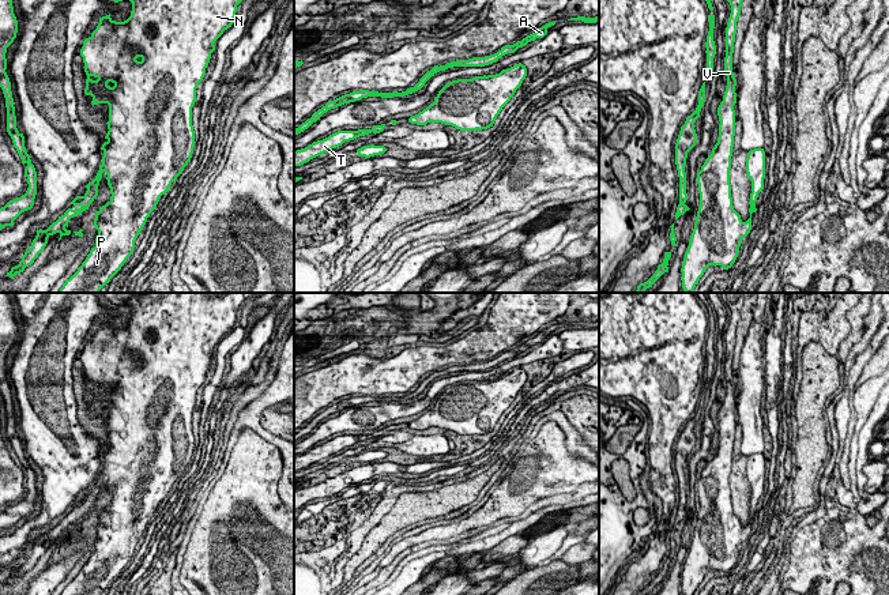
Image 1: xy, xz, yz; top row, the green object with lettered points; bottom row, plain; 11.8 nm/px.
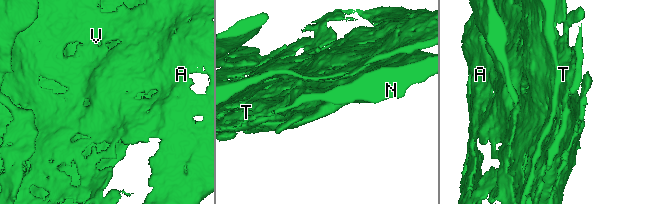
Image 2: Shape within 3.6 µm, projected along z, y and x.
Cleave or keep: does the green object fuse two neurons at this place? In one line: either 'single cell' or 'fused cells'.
fused cells

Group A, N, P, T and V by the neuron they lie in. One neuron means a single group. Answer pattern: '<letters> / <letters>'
A T / N P V

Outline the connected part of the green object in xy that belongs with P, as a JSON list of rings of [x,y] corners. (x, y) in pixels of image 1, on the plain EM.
[[[103,293],[103,295],[114,308],[123,305],[132,308],[131,321],[124,327],[113,325],[110,319],[99,323],[97,334],[83,346],[80,354],[87,380],[84,399],[106,407],[109,432],[120,434],[120,440],[110,449],[116,467],[110,470],[106,482],[112,501],[95,516],[94,531],[98,535],[95,551],[60,595],[101,595],[133,558],[135,546],[147,523],[192,463],[196,448],[192,413],[197,406],[197,389],[203,385],[211,358],[215,355],[214,349],[234,328],[237,310],[257,293]]]

